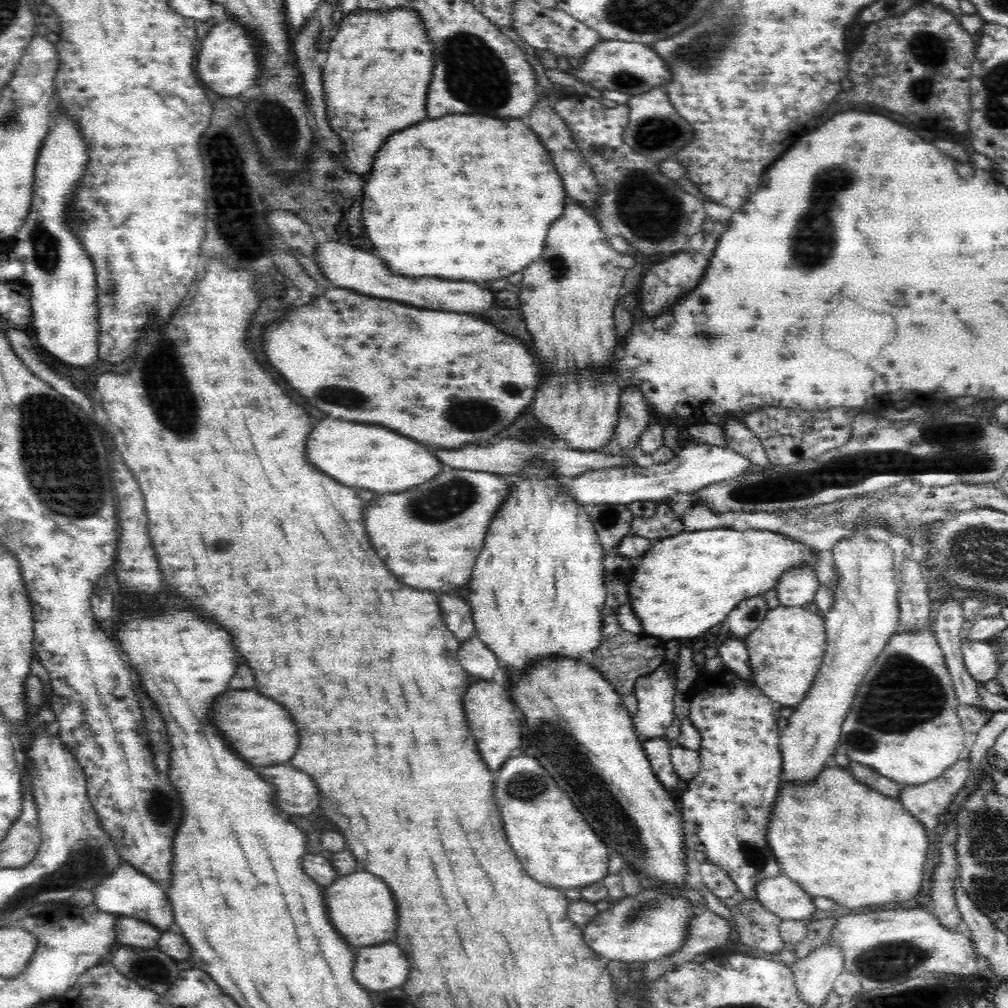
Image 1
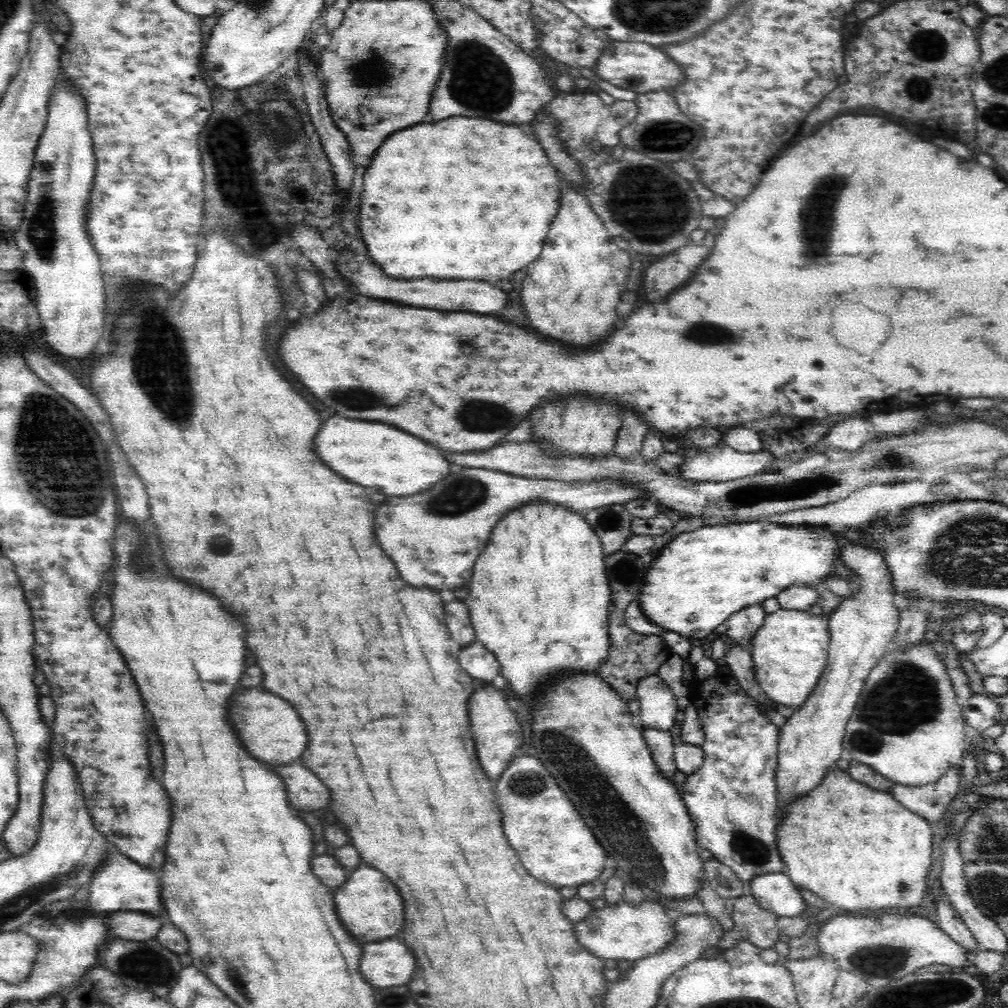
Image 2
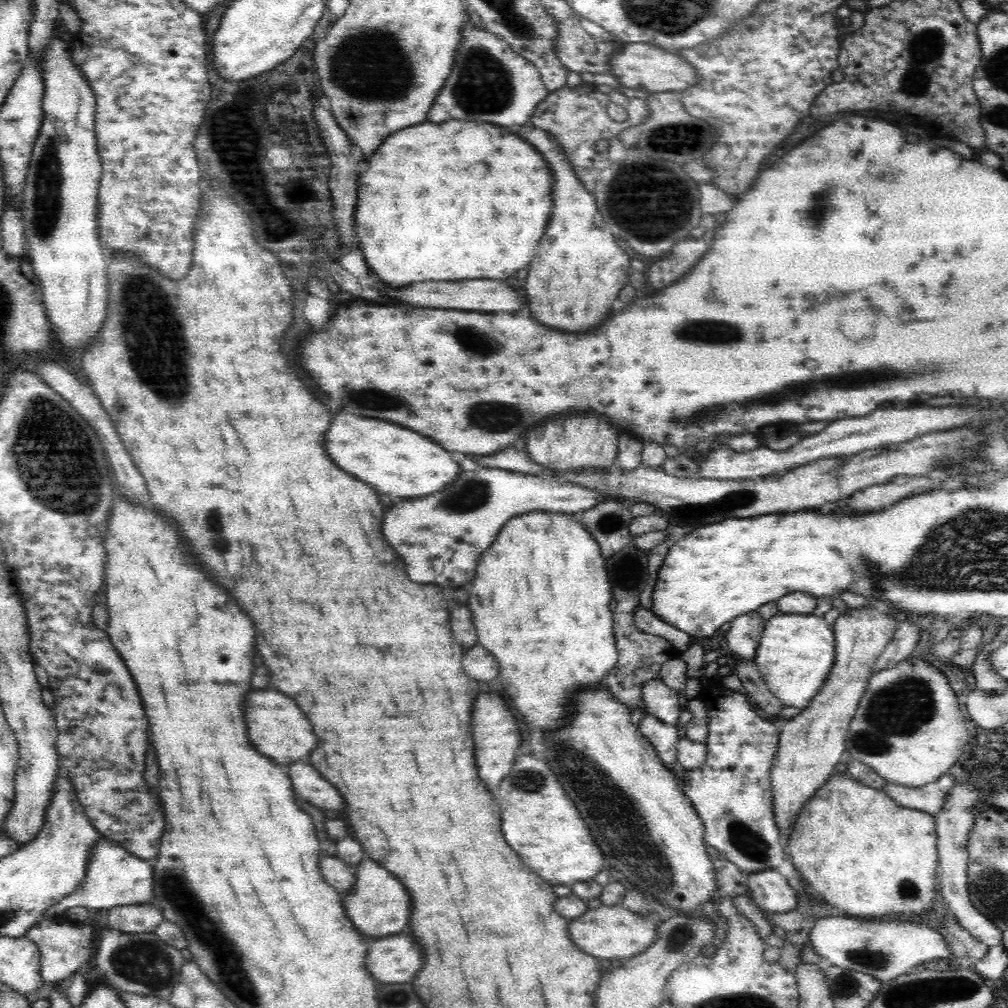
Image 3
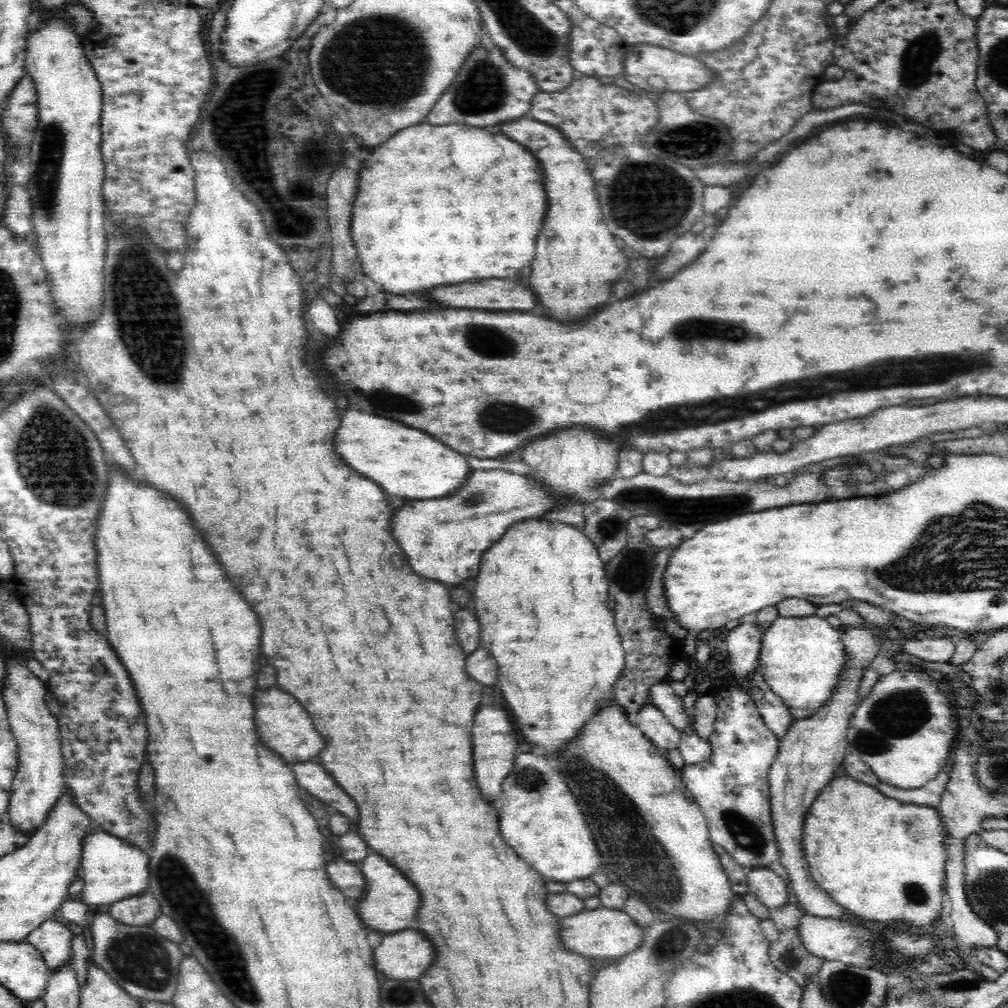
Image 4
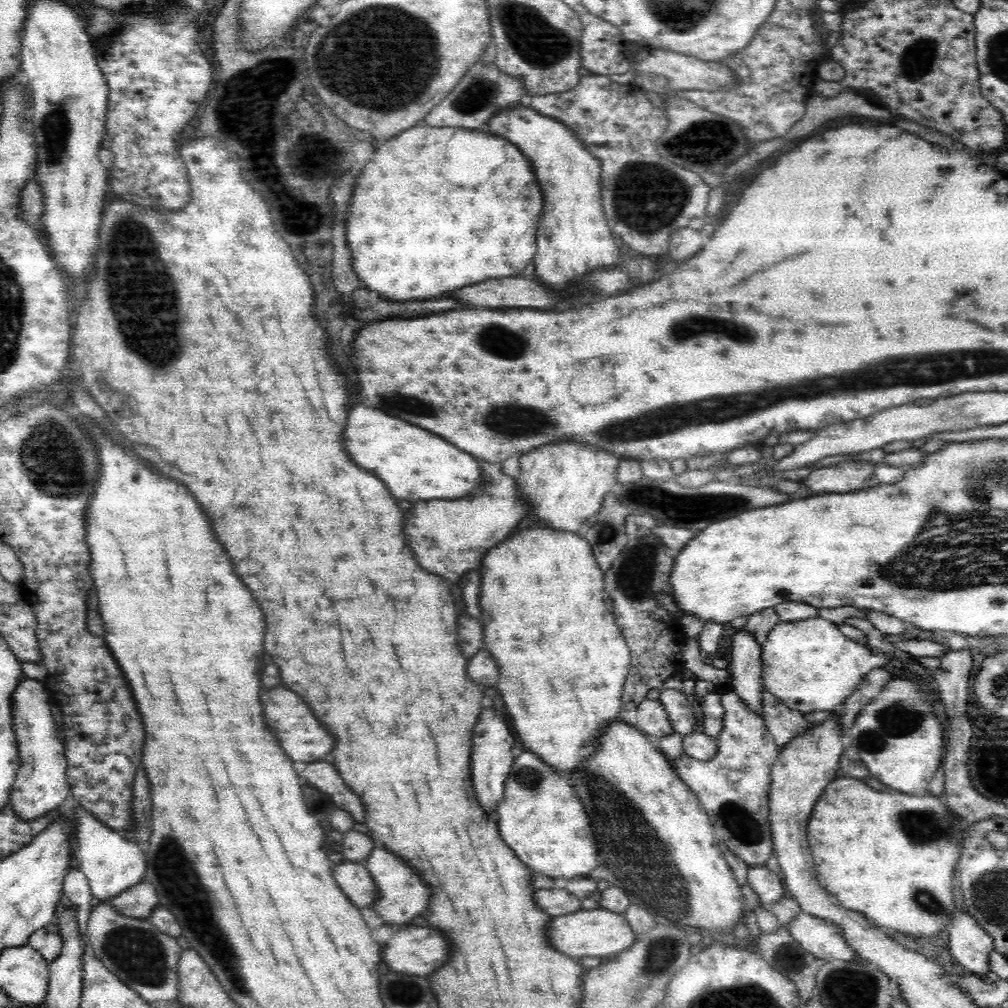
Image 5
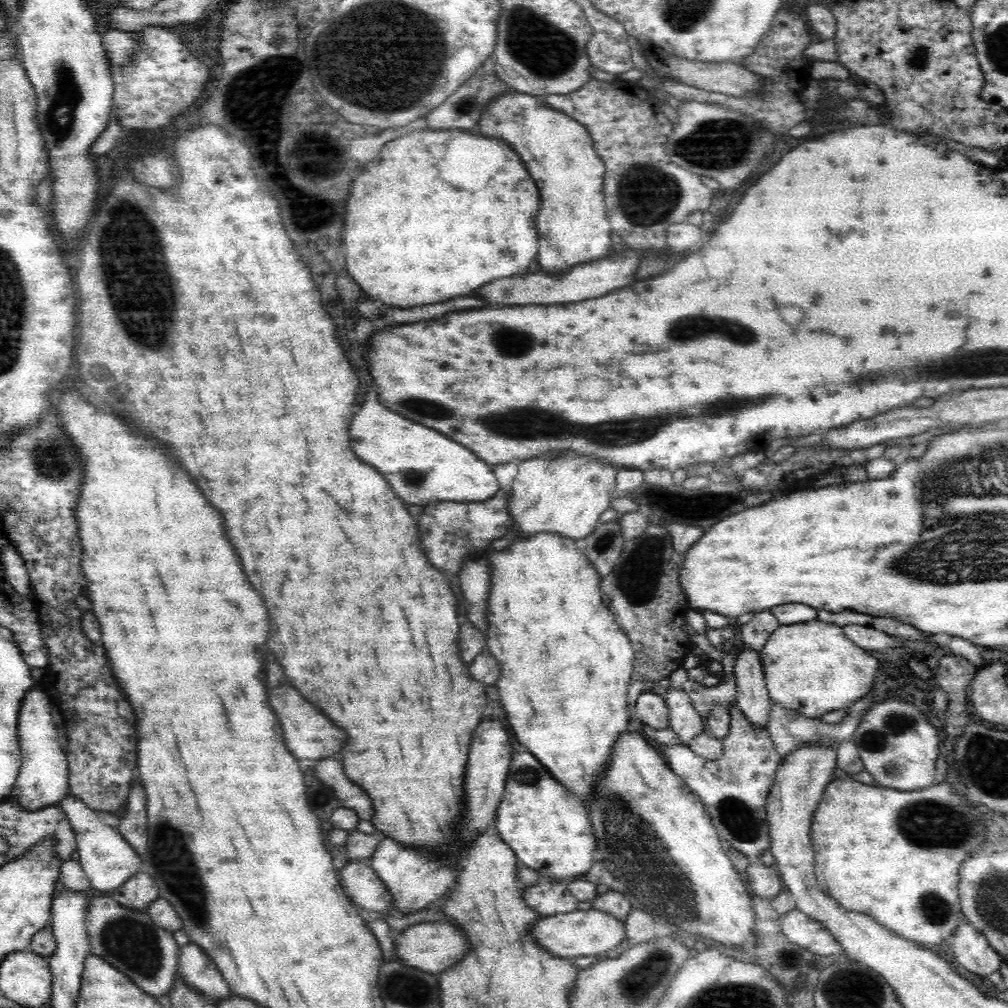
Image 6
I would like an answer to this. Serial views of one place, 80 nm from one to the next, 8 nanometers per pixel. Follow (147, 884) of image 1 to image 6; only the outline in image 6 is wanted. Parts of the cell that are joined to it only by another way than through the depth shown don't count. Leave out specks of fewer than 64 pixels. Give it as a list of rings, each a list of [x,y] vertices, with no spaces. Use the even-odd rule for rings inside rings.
[[[71,792],[59,802],[58,806],[64,810],[64,814],[68,817],[72,830],[75,832],[77,847],[74,855],[88,875],[97,895],[114,893],[114,890],[142,871],[142,857],[103,815],[88,808],[84,801],[72,796]]]

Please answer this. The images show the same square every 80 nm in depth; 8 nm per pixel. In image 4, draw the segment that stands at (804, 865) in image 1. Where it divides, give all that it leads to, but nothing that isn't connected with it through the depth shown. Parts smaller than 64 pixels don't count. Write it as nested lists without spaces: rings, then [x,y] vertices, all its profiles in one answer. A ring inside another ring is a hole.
[[[835,777],[822,790],[822,794],[814,800],[812,810],[806,812],[806,824],[804,824],[804,860],[808,864],[808,870],[812,873],[812,880],[825,890],[836,904],[842,909],[846,909],[857,918],[862,920],[872,920],[874,922],[894,922],[894,924],[904,924],[904,926],[915,926],[915,928],[928,928],[928,926],[936,926],[938,916],[946,916],[947,900],[945,892],[945,874],[944,862],[948,860],[948,853],[944,852],[944,825],[940,822],[940,813],[937,807],[930,805],[921,805],[916,803],[900,802],[892,797],[880,794],[876,788],[856,782],[854,778]]]

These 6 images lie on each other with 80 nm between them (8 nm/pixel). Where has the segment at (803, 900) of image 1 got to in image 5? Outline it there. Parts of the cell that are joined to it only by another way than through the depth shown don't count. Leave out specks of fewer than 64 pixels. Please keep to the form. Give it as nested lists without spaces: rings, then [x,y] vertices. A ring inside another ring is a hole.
[[[749,865],[747,882],[766,907],[785,897],[783,877],[765,865]]]

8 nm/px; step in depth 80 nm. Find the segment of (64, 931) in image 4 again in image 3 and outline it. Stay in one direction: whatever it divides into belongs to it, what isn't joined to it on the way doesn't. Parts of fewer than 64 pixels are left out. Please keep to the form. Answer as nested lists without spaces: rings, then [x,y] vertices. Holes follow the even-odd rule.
[[[42,919],[24,935],[36,943],[40,956],[40,980],[44,978],[50,984],[62,982],[72,976],[72,972],[80,970],[84,962],[90,960],[90,942],[94,942],[94,928],[92,926],[82,926],[74,928],[70,924],[62,924],[62,919],[48,920]]]

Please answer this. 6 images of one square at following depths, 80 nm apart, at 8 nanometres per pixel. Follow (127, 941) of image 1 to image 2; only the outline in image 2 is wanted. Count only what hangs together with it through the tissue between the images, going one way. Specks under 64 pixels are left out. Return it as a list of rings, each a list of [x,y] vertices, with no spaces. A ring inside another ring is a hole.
[[[119,910],[109,913],[108,926],[112,937],[126,941],[148,941],[159,933],[164,924],[164,918],[136,911]]]

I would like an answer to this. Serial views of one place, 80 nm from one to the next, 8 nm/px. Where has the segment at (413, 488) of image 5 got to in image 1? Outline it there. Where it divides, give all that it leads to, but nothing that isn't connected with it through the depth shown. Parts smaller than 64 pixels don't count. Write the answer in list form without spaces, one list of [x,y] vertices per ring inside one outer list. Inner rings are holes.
[[[326,418],[316,424],[308,436],[306,448],[310,462],[338,482],[356,488],[372,488],[374,492],[382,494],[392,494],[392,490],[410,490],[412,486],[428,482],[428,478],[434,478],[442,472],[440,459],[430,450],[380,426],[364,426],[356,422]]]

